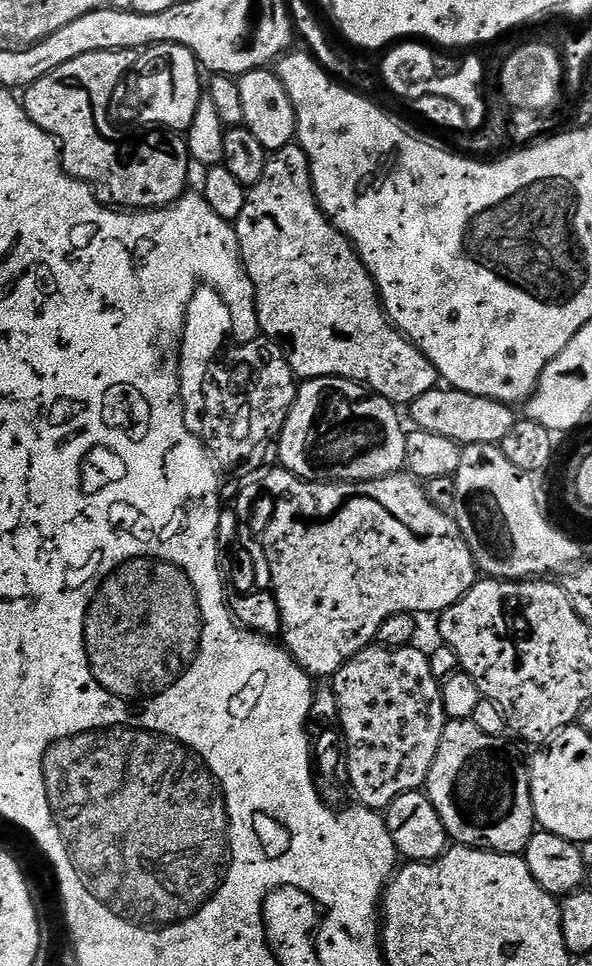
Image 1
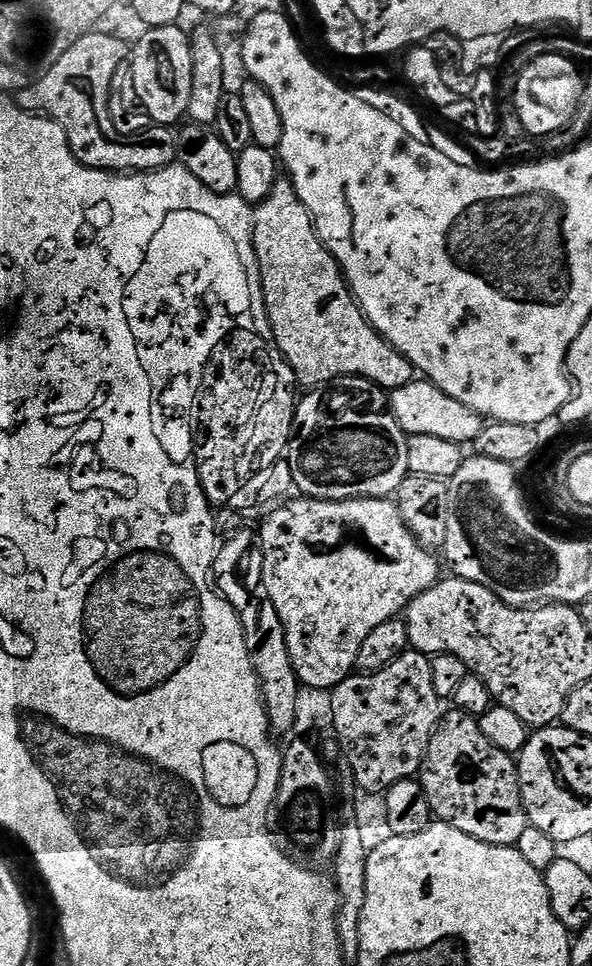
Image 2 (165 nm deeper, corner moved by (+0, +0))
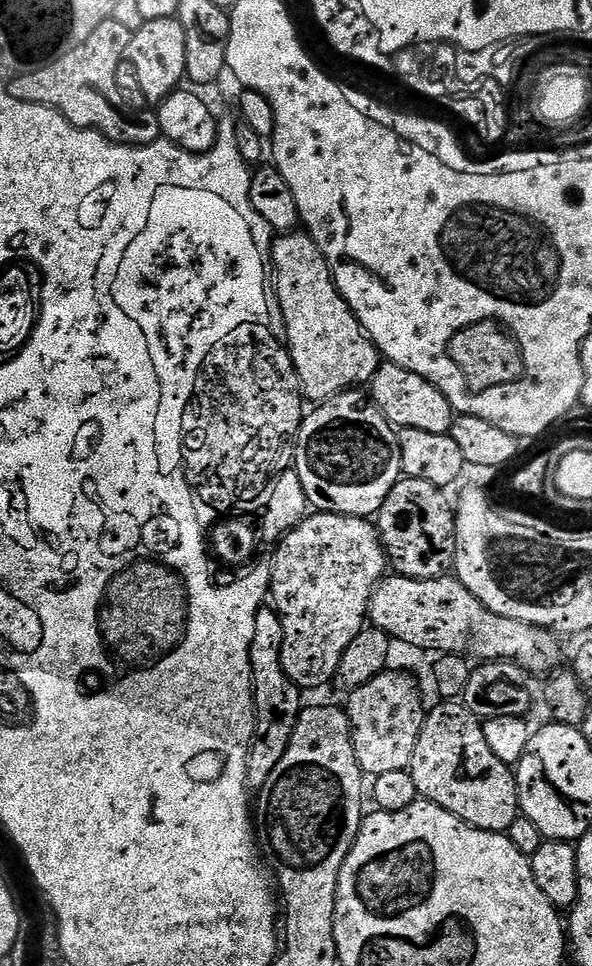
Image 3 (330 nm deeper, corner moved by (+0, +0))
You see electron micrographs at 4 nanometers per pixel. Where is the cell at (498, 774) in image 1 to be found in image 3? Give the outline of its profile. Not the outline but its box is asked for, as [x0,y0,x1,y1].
[410,702,521,833]

